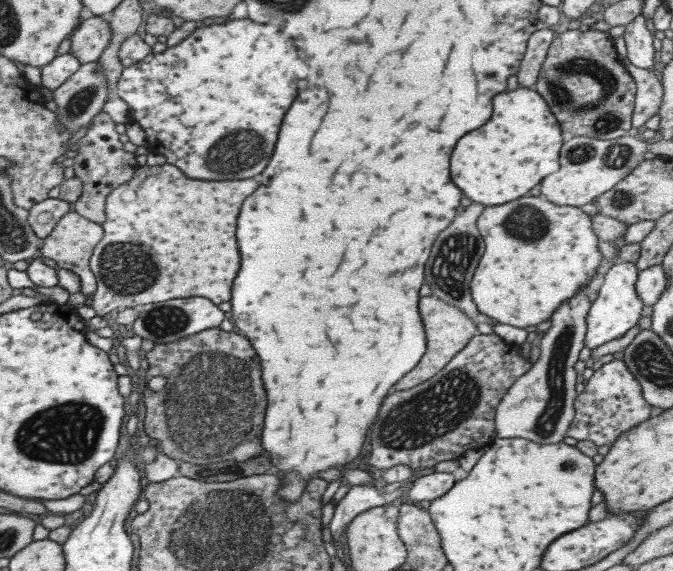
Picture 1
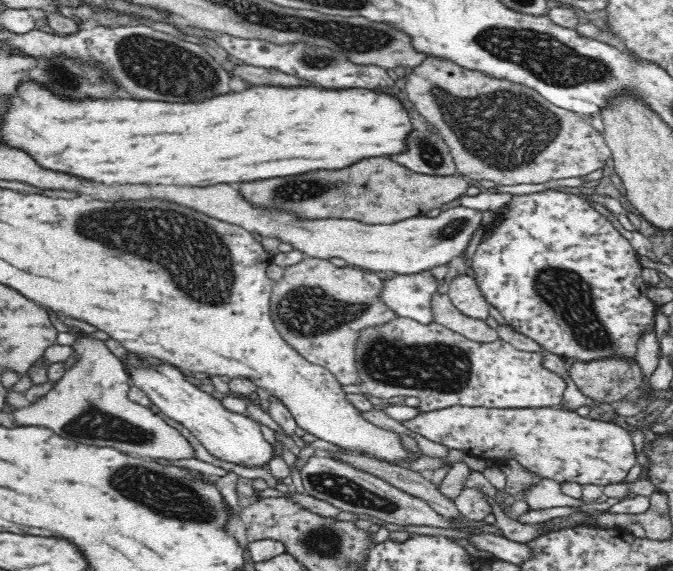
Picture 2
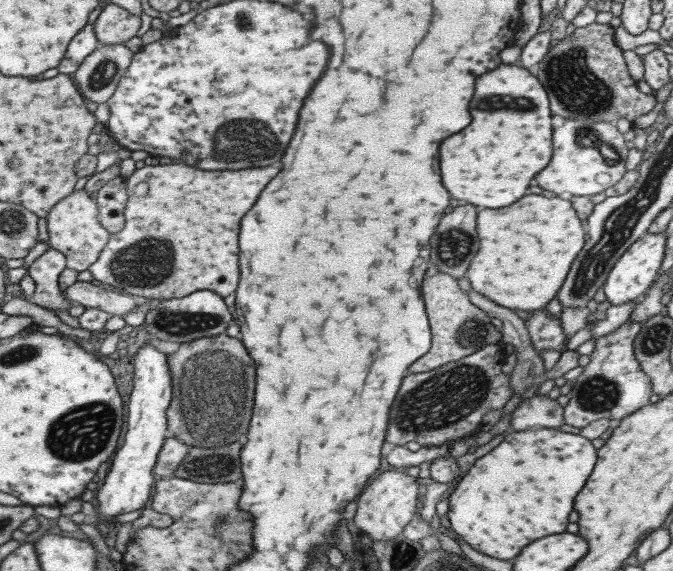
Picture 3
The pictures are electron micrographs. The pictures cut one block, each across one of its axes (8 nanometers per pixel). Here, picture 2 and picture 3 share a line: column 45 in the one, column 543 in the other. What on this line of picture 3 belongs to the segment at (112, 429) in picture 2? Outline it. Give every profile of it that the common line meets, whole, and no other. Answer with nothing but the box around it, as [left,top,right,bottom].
[509,394,563,431]

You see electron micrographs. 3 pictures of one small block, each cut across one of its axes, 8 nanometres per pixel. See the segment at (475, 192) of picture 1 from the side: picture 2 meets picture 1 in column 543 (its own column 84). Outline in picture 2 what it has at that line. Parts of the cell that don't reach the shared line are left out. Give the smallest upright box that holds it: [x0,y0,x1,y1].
[2,82,414,186]

